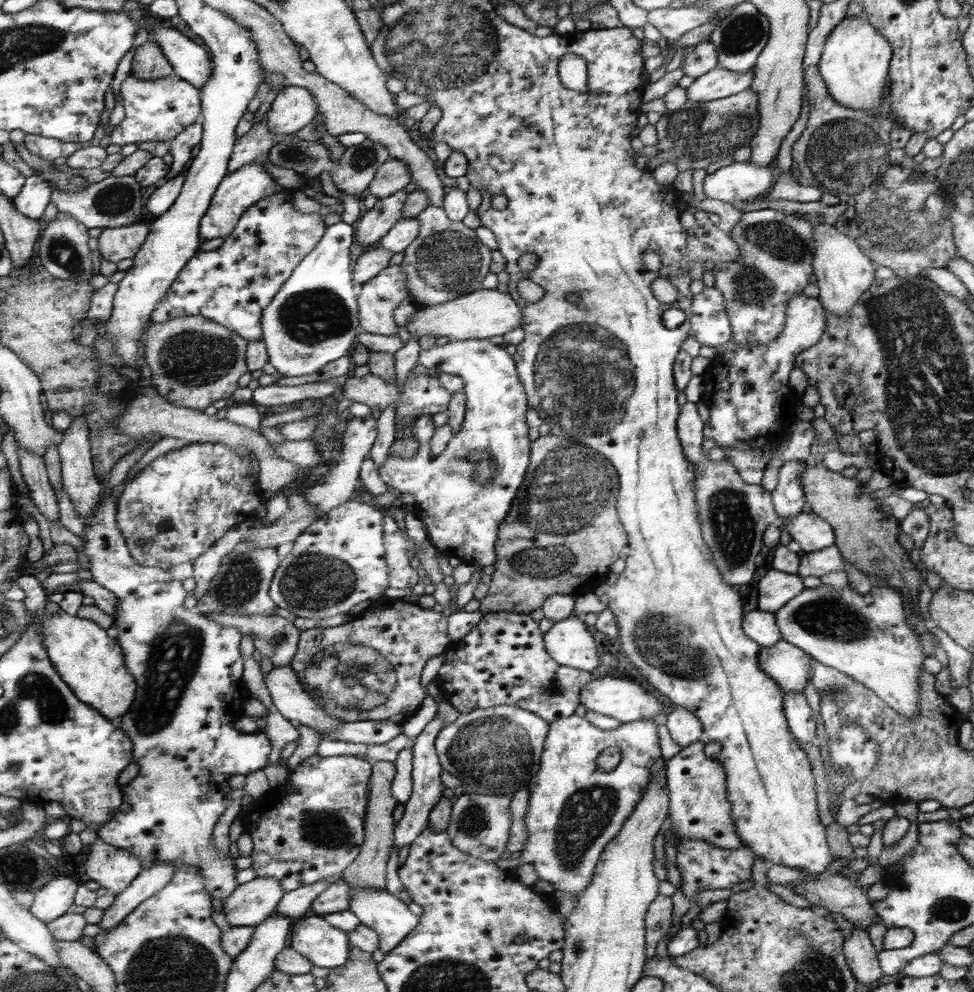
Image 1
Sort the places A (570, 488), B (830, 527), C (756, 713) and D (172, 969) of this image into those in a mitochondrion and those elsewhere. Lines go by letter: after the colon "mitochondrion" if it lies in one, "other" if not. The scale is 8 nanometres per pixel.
A: mitochondrion
B: other
C: other
D: mitochondrion

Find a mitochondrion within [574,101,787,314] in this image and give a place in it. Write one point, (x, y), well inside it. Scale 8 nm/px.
(696, 134)

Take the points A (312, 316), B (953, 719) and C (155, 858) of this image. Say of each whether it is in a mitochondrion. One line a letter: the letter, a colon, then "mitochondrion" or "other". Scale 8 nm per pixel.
A: mitochondrion
B: other
C: other

